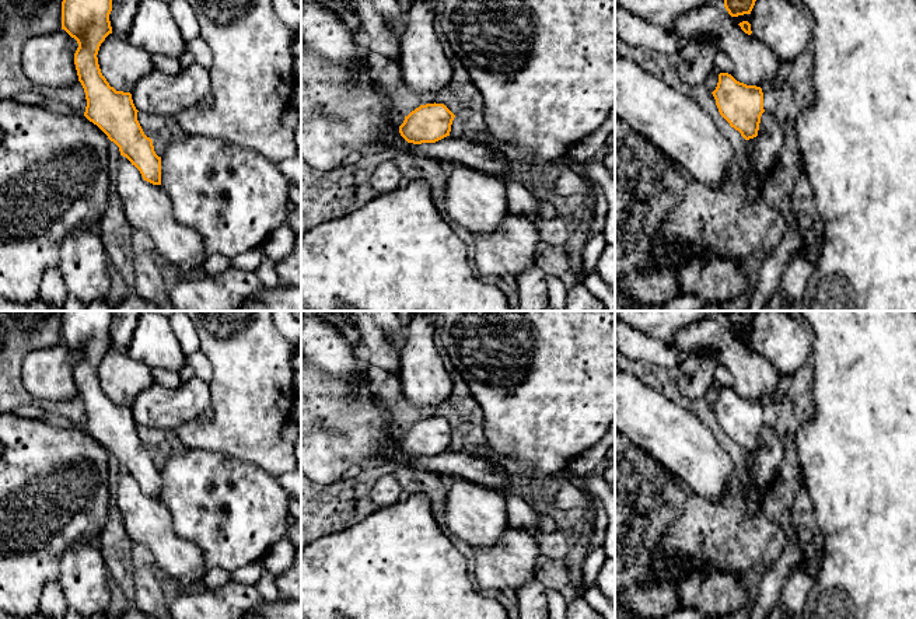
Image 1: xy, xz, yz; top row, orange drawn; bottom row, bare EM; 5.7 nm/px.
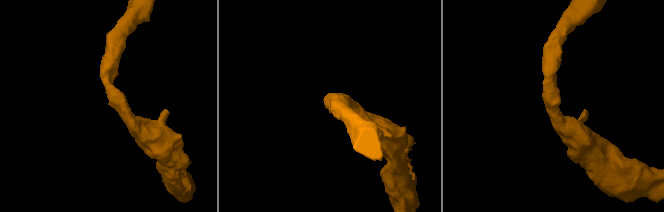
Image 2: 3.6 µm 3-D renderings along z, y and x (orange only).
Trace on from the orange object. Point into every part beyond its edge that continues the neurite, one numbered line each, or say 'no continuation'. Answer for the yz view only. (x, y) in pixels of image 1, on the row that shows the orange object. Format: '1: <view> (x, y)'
no continuation

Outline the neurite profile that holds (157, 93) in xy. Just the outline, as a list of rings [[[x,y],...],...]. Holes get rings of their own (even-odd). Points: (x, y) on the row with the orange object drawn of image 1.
[[[193,63],[176,74],[154,69],[134,84],[130,94],[139,112],[175,116],[196,105],[209,92],[210,71]]]

